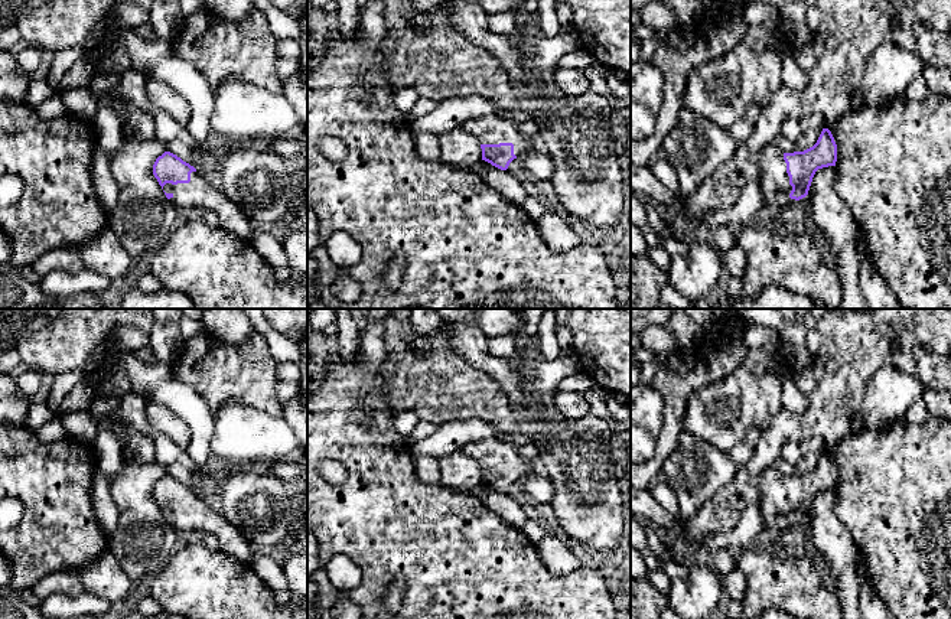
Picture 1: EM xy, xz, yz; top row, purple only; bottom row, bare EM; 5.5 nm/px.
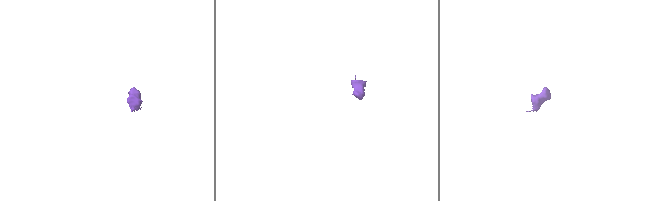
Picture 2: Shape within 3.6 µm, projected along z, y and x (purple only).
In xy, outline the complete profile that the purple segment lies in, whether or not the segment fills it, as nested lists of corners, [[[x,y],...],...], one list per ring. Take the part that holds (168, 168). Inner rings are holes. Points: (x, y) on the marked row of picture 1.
[[[170,152],[159,156],[153,175],[173,206],[183,209],[202,208],[216,212],[222,229],[240,240],[250,241],[253,225],[242,211],[221,190],[212,179],[203,177],[193,166]]]

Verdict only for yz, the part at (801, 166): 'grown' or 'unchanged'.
grown

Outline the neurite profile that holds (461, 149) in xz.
[[[455,128],[439,134],[440,162],[450,167],[470,169],[482,162],[479,140],[469,131]]]

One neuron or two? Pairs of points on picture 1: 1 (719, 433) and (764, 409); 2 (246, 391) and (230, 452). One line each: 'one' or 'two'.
1: one
2: two

